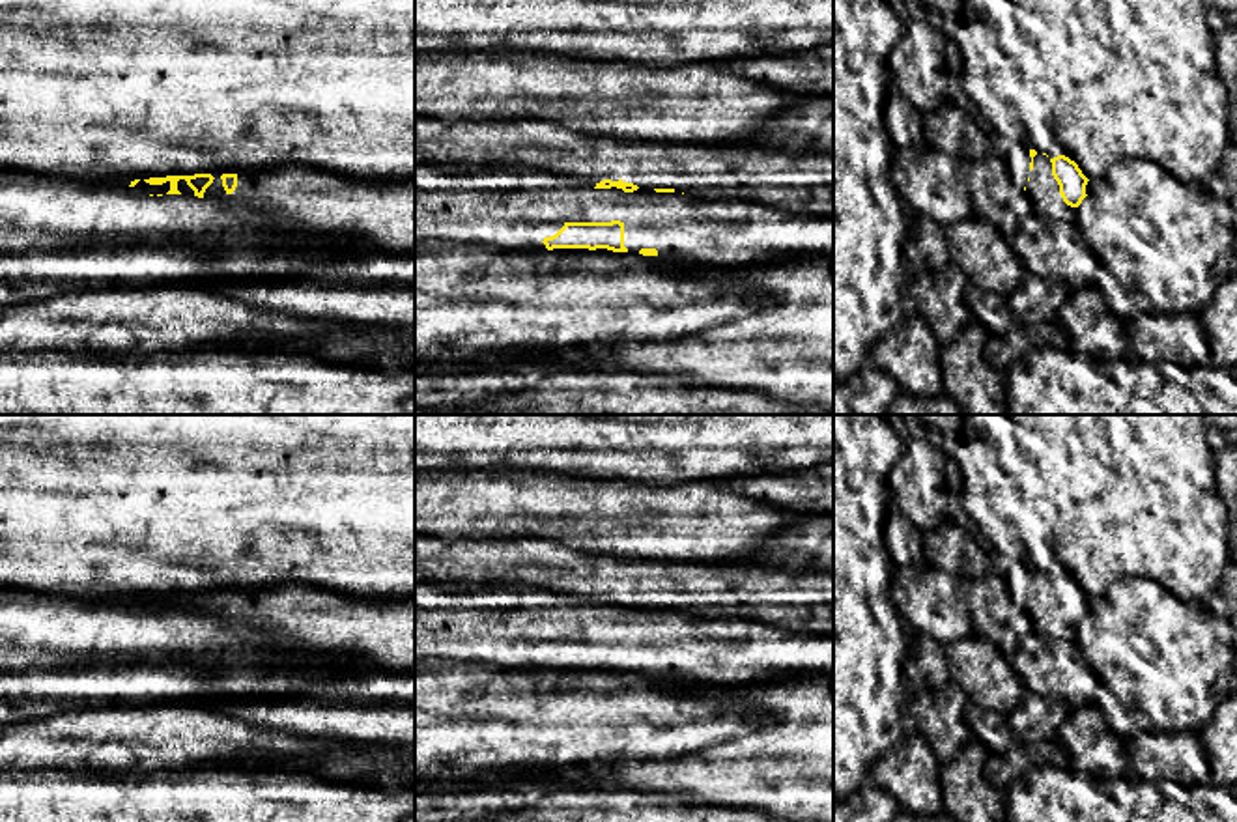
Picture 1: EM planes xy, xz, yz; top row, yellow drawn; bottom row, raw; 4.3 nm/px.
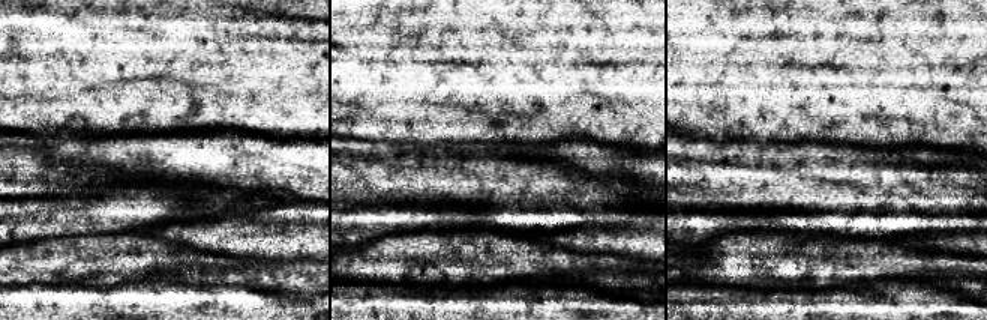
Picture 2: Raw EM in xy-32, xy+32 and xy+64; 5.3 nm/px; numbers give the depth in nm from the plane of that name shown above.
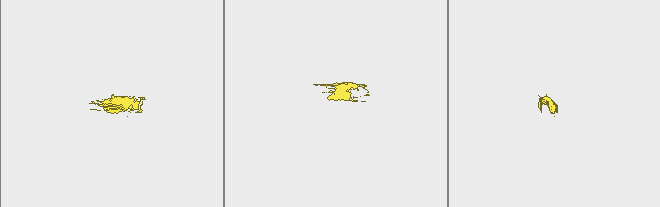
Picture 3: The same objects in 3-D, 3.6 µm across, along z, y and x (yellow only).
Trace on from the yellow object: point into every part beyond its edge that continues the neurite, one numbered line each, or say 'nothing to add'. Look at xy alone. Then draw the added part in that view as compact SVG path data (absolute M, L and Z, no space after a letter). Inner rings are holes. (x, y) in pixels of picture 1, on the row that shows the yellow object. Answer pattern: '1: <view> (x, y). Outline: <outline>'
1: xy (382, 213). Outline: M282 166L239 172L235 191L228 194L222 174L213 174L204 192L217 206L415 256L415 181L348 179L314 168Z

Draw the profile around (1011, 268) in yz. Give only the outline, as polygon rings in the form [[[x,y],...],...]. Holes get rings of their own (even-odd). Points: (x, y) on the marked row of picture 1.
[[[970,215],[946,228],[947,254],[983,293],[1009,297],[1026,269],[1011,241],[988,220]]]

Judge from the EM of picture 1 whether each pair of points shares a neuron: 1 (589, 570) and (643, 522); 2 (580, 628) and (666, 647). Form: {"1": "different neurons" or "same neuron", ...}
{"1": "different neurons", "2": "same neuron"}

